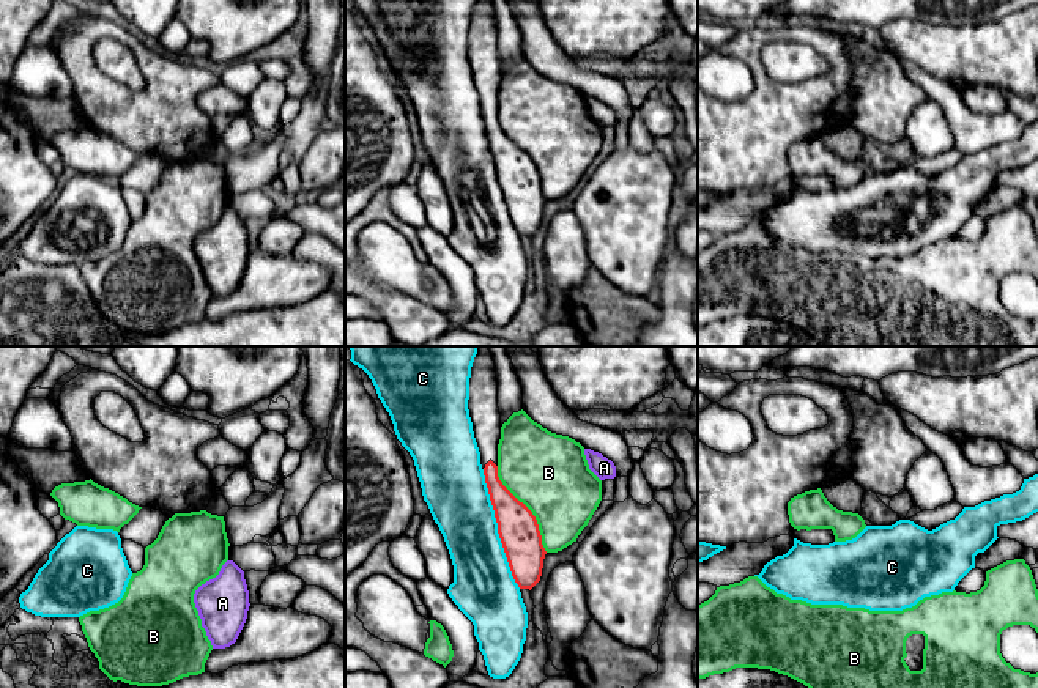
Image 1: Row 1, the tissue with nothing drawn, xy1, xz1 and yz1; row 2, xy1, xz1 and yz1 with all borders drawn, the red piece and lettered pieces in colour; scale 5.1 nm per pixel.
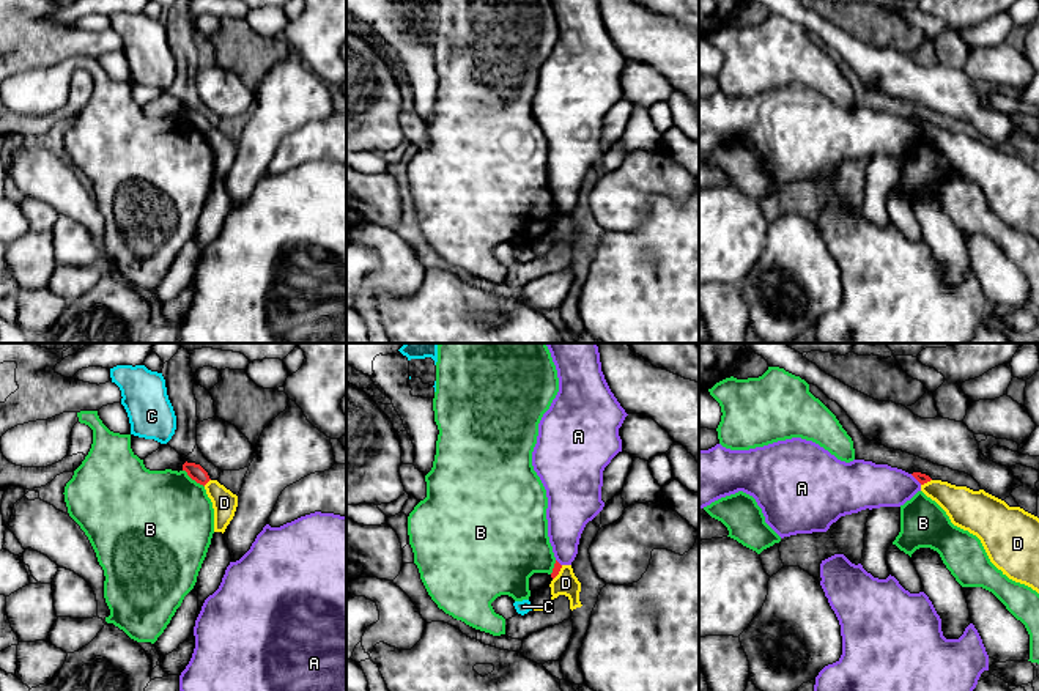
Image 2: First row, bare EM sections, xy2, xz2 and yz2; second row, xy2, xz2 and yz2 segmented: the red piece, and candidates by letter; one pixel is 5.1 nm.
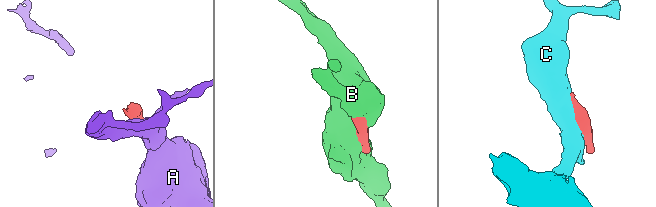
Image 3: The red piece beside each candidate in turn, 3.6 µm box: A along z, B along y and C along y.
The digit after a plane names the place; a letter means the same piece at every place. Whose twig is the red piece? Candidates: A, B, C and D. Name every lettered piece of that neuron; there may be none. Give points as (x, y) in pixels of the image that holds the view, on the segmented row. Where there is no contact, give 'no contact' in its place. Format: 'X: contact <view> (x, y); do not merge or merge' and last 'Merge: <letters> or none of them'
A: contact yz2 (916, 479); do not merge
B: contact xz1 (528, 509); do not merge
C: contact xz1 (498, 529); do not merge
D: contact xy2 (207, 482); do not merge
Merge: none of them

